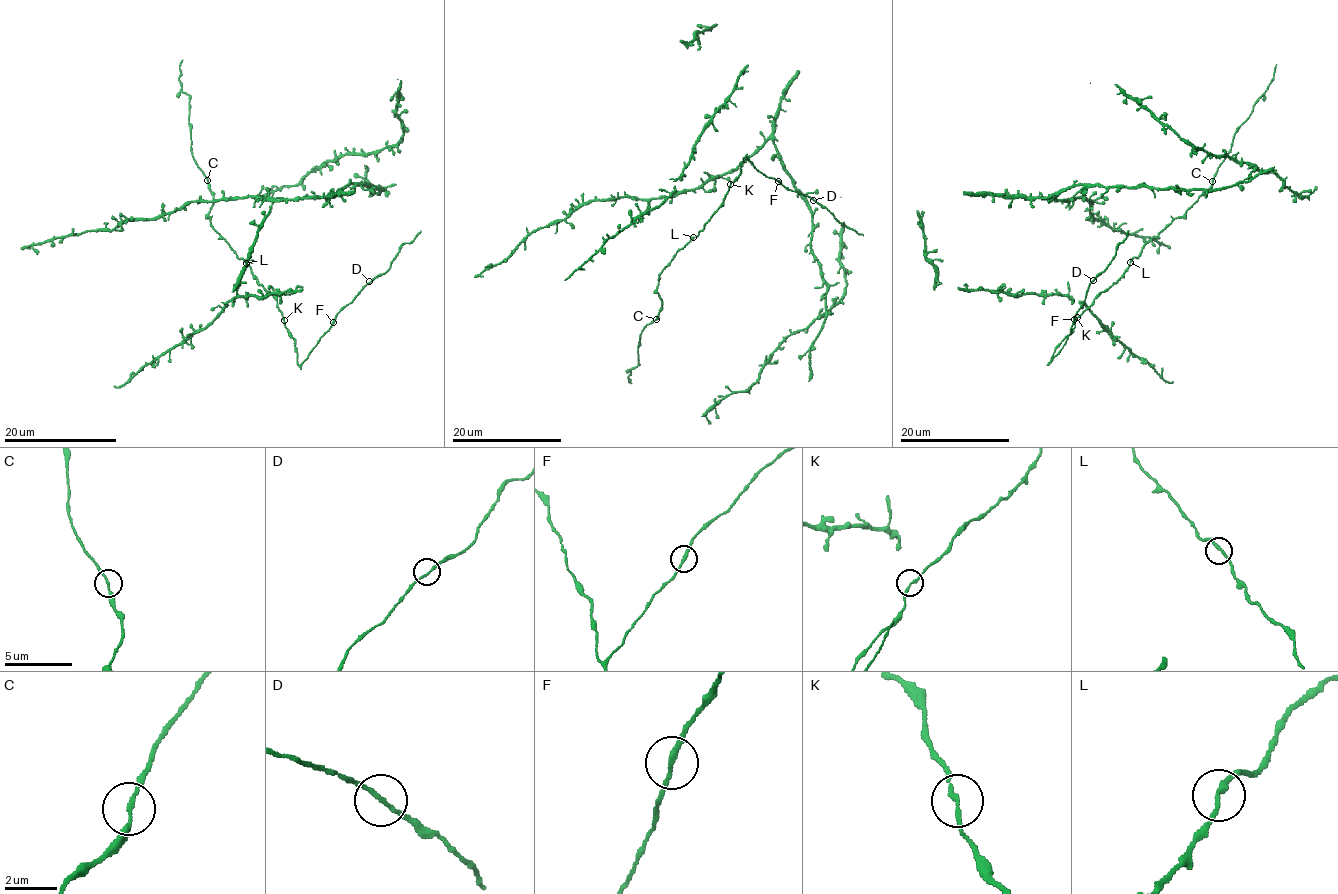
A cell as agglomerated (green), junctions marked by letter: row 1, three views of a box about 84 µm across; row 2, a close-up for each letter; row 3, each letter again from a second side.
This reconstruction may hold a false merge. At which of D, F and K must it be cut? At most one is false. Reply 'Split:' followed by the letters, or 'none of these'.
Split: none of these

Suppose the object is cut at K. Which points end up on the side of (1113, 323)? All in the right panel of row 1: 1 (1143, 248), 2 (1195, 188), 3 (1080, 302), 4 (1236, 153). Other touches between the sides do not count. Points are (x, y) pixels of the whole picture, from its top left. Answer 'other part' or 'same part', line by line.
1: other part
2: same part
3: same part
4: same part

